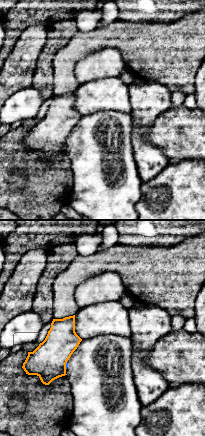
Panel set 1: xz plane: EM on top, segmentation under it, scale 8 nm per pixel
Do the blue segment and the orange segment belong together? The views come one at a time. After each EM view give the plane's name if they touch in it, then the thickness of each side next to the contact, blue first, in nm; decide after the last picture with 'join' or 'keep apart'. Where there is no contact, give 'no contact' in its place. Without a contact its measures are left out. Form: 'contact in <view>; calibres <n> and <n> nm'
contact in xz; calibres 20 and 280 nm

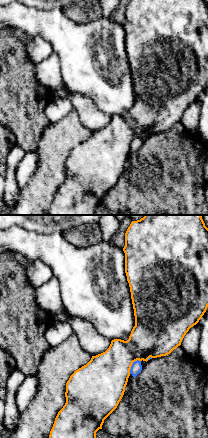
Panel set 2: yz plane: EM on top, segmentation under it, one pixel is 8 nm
contact in yz; calibres 90 and 360 nm

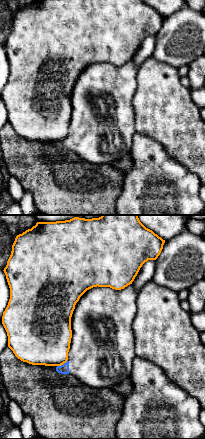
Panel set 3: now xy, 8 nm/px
contact in xy; calibres 80 and 400 nm

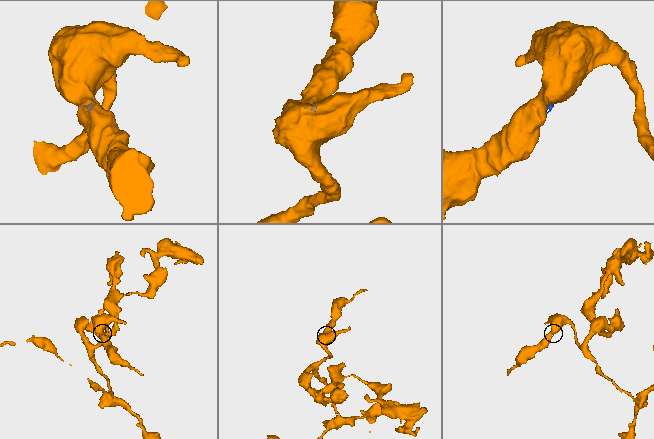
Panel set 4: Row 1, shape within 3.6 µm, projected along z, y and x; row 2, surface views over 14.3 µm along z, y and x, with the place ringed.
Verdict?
keep apart

